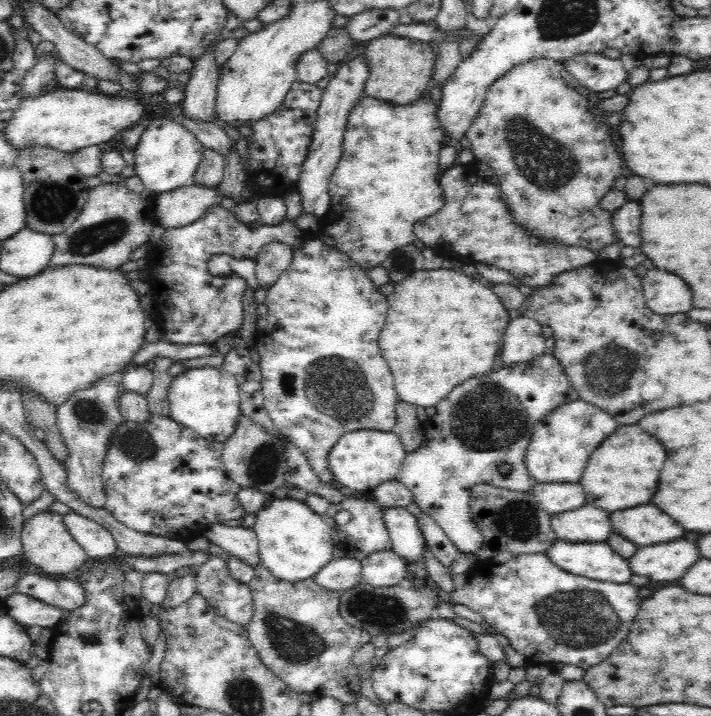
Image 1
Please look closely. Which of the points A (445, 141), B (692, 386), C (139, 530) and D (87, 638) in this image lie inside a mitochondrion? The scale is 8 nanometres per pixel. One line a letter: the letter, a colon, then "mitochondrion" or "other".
A: other
B: other
C: other
D: mitochondrion

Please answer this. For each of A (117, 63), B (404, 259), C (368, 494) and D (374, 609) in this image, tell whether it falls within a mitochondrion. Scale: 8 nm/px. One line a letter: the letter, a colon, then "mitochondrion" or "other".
A: other
B: mitochondrion
C: other
D: mitochondrion

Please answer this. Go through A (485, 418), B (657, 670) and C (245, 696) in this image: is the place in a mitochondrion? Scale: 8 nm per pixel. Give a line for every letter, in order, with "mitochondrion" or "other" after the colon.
A: mitochondrion
B: mitochondrion
C: mitochondrion

